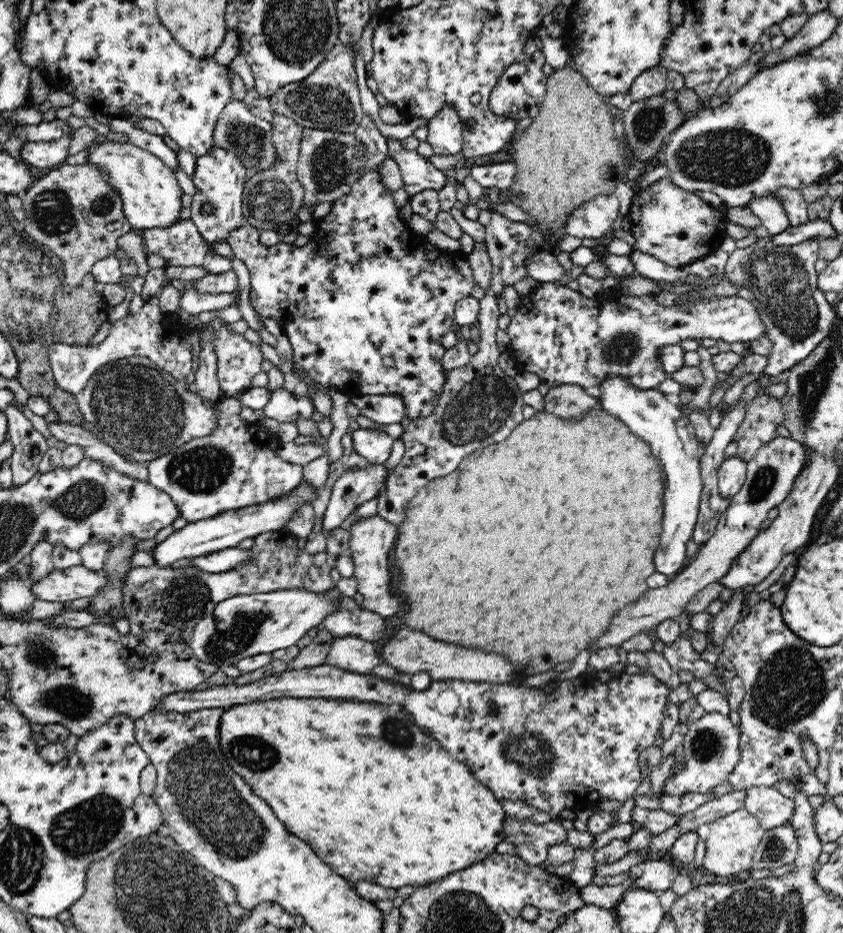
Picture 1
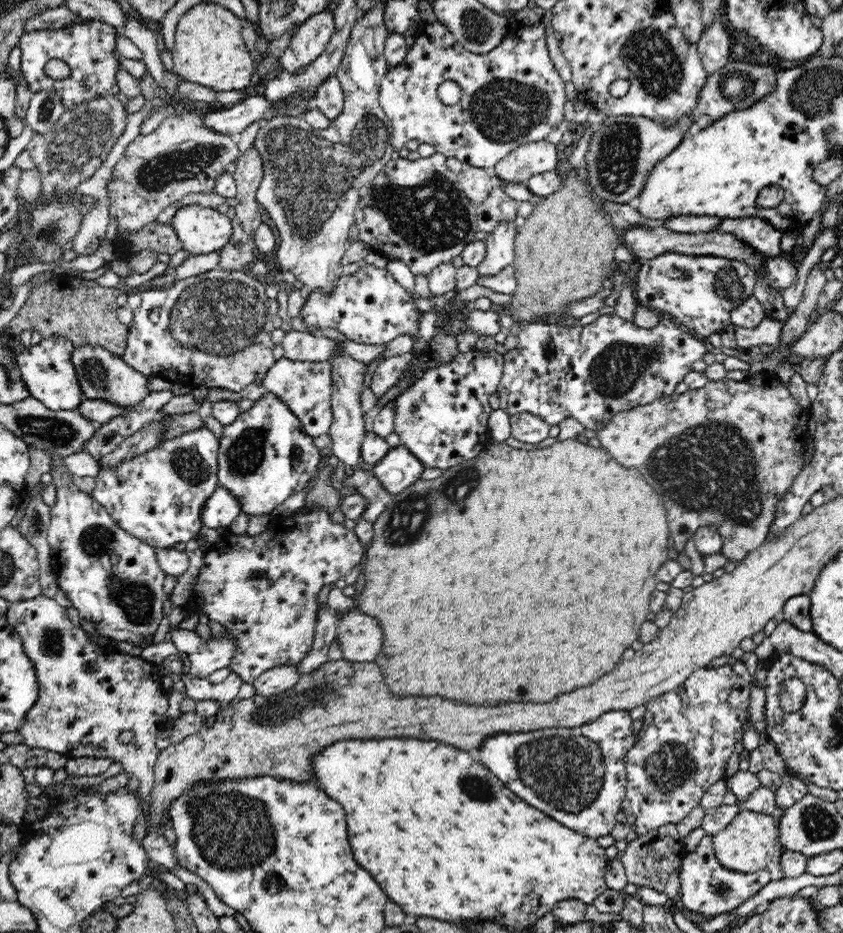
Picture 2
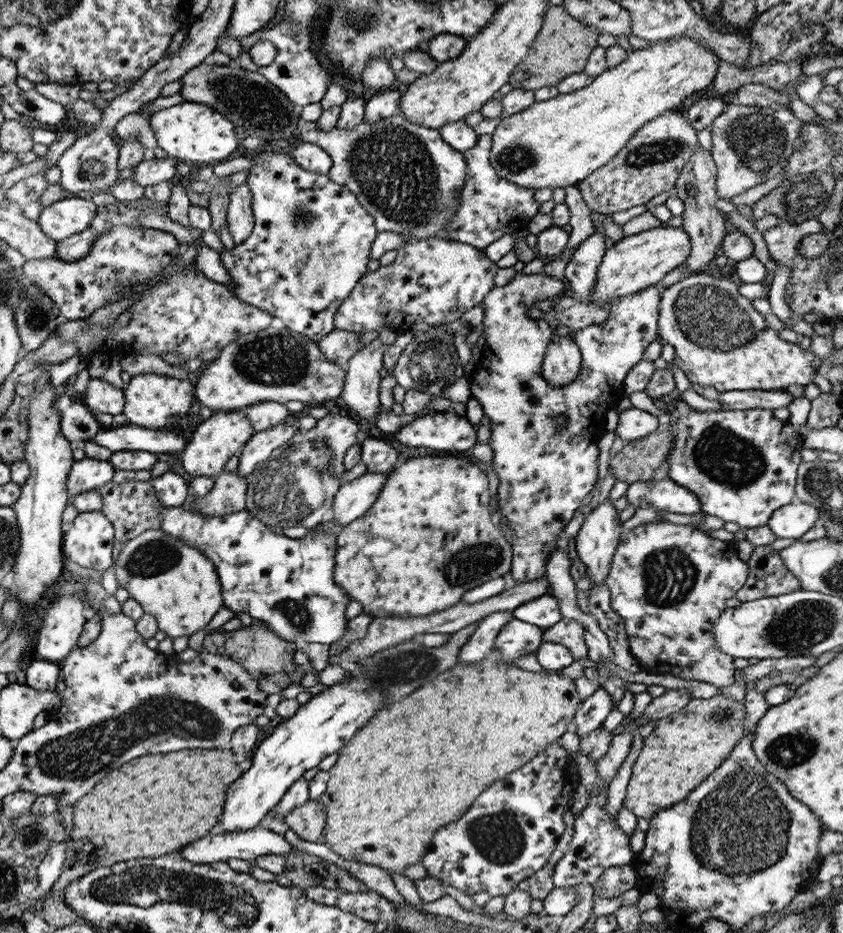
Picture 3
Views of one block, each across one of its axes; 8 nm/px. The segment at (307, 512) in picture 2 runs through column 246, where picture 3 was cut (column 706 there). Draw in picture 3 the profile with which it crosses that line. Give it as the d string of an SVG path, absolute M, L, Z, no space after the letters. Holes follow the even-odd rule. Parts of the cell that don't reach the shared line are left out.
M660 520L621 531L604 583L610 592L610 607L621 616L630 654L641 670L666 672L675 678L705 682L719 688L731 685L737 670L734 660L717 650L713 642L713 624L723 613L725 600L735 597L747 578L747 563L737 558L733 541L714 539L691 525Z

